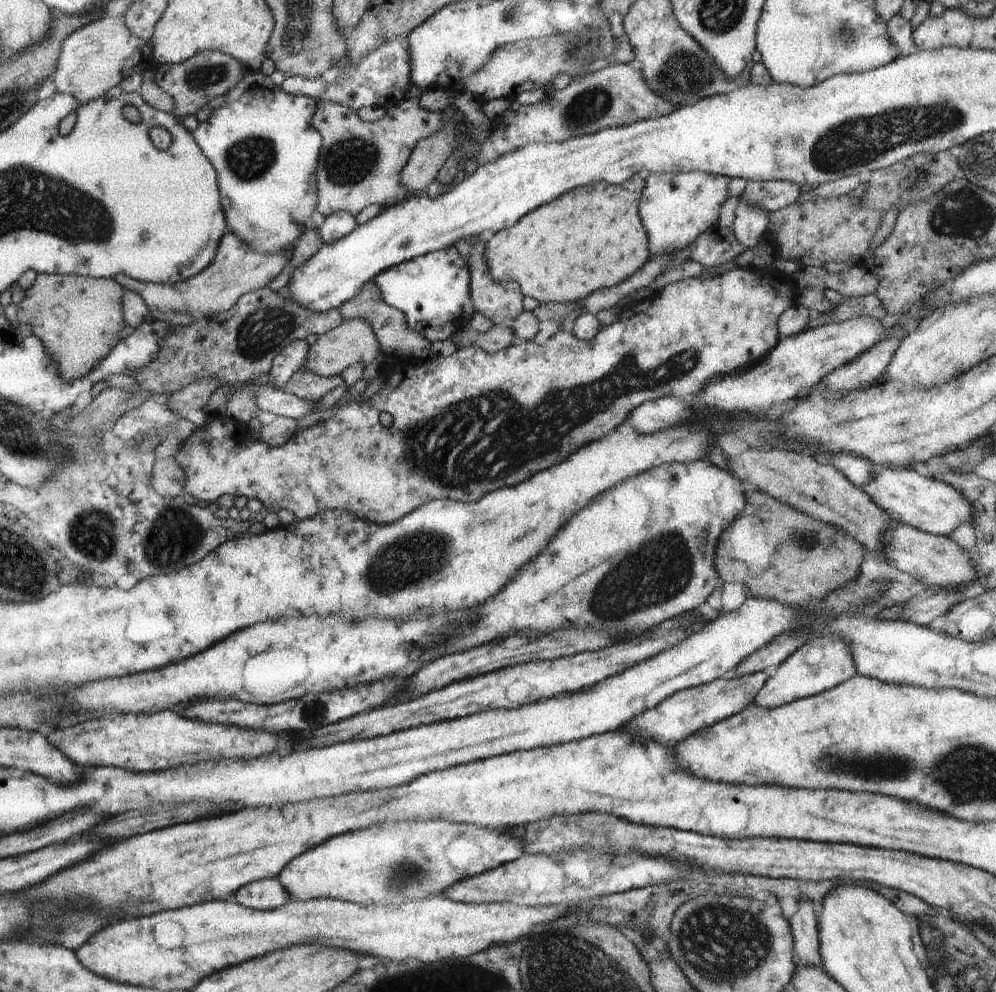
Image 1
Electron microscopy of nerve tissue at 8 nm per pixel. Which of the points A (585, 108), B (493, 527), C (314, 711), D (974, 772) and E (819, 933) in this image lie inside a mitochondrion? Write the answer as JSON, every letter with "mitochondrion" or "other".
{"A":"mitochondrion","B":"other","C":"mitochondrion","D":"mitochondrion","E":"other"}

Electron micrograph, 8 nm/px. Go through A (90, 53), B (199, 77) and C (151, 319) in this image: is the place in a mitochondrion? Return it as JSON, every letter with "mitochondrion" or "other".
{"A":"other","B":"mitochondrion","C":"other"}

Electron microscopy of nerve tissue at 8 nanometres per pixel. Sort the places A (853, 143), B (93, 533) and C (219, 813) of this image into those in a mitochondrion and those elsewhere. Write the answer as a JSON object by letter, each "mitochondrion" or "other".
{"A":"mitochondrion","B":"mitochondrion","C":"other"}

